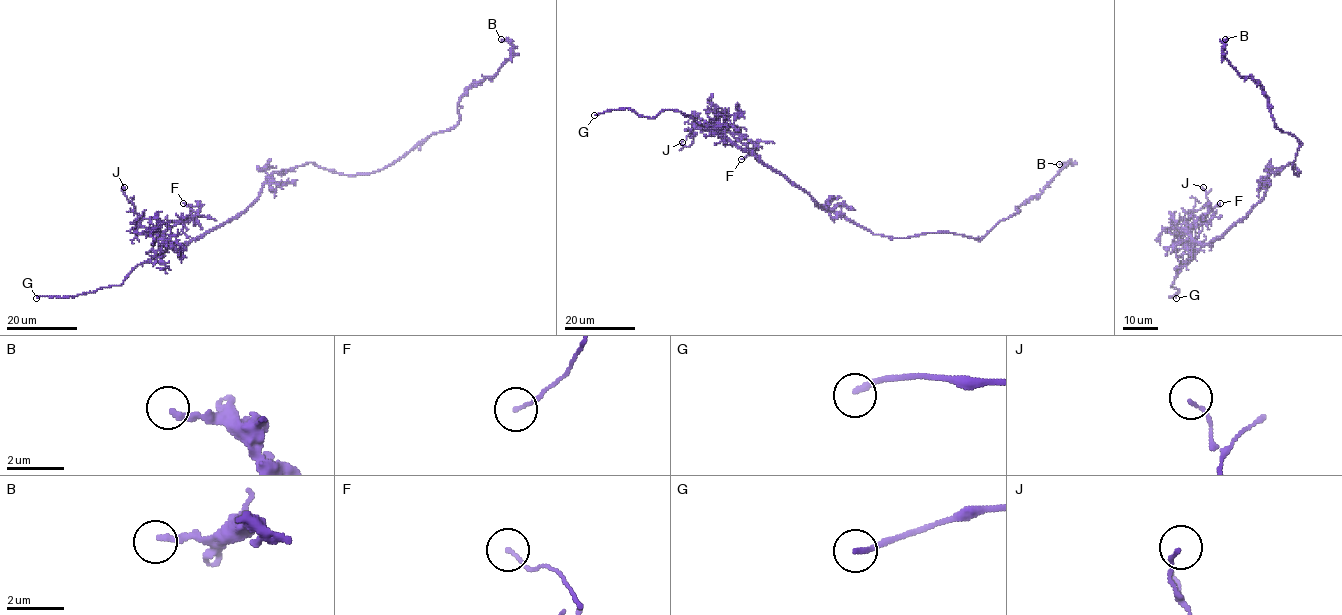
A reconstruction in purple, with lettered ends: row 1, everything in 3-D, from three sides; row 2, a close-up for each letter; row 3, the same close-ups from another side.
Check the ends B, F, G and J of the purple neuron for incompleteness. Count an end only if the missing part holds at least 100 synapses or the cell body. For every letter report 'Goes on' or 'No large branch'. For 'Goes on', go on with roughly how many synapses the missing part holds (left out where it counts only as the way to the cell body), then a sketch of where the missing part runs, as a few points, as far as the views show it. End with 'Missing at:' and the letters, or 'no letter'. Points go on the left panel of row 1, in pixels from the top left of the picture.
B: No large branch
F: No large branch
G: Goes on. Course of what is missing: (36, 298), (22, 302), (4, 317)
J: No large branch
Missing at: G

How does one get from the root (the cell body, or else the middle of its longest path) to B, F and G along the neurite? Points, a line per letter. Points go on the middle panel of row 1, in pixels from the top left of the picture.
B: (847, 219), (894, 238), (932, 232), (981, 238), (1071, 163), (1059, 164)
F: (847, 219), (823, 208), (800, 187), (737, 147), (723, 129), (739, 134), (754, 146), (741, 159)
G: (847, 219), (823, 208), (749, 152), (678, 111), (664, 109), (652, 118), (628, 108), (594, 115)

